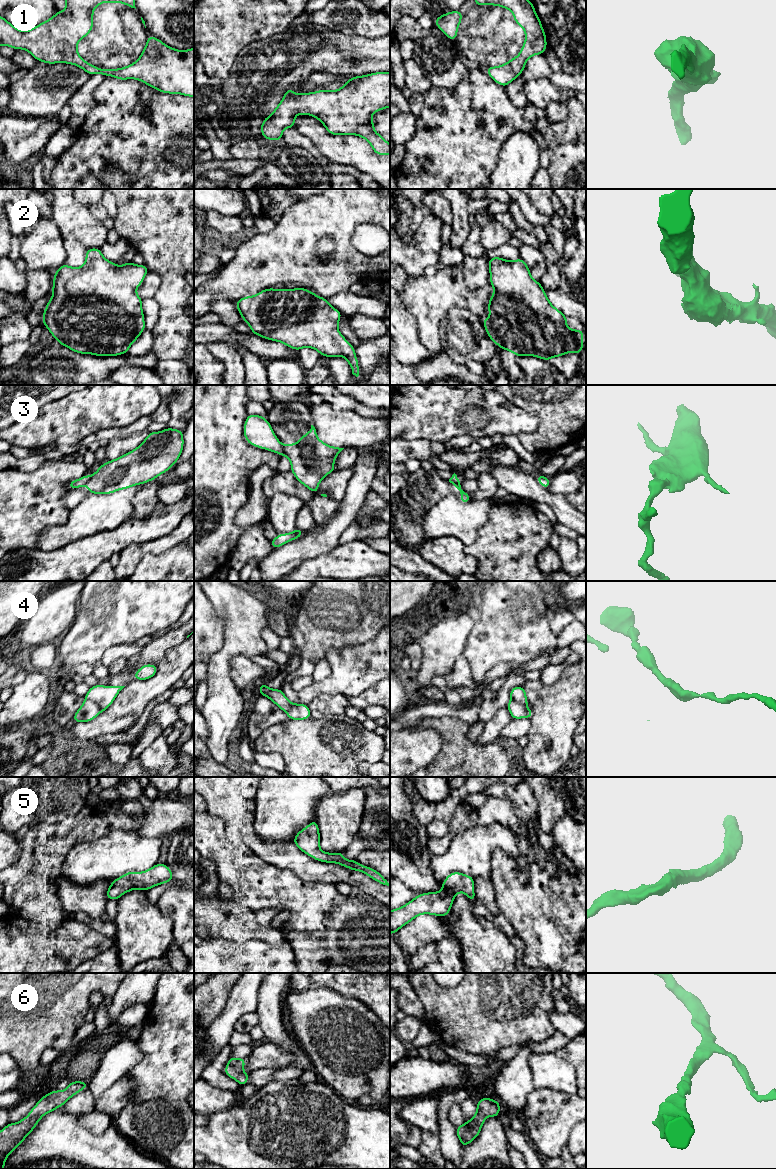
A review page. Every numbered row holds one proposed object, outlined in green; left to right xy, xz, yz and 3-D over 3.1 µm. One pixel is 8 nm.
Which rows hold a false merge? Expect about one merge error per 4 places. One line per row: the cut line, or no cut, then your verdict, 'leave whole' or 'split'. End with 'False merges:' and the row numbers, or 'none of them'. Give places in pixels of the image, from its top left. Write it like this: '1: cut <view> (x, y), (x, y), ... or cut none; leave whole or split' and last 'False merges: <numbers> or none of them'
1: cut none; leave whole
2: cut none; leave whole
3: cut xz (281, 445), (282, 454); split
4: cut yz (511, 698), (523, 706), (526, 716); split
5: cut none; leave whole
6: cut none; leave whole
False merges: 3, 4

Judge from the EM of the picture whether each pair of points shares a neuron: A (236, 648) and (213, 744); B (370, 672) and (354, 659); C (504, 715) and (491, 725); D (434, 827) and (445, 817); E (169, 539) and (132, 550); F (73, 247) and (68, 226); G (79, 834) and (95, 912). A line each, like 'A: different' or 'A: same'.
A: same
B: same
C: same
D: same
E: same
F: same
G: different

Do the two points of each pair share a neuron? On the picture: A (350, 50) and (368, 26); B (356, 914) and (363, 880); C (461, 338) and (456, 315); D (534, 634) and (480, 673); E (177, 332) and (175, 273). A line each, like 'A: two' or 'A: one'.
A: two
B: two
C: one
D: one
E: one

